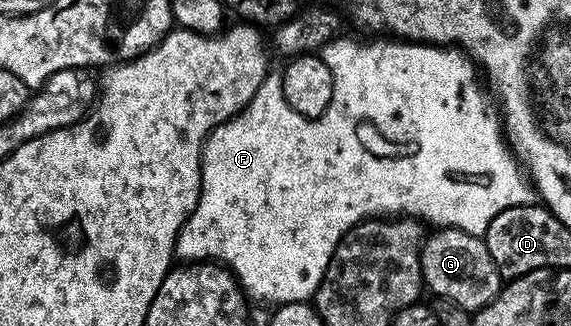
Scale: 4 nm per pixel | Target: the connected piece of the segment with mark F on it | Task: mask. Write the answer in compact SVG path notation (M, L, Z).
M369 37L369 40L345 38L333 39L319 52L334 77L334 93L326 111L318 119L308 119L296 112L284 99L281 75L270 73L265 76L263 85L259 85L255 97L251 97L248 105L234 119L215 128L205 140L201 149L201 196L189 215L189 220L177 234L175 255L178 260L212 261L228 267L240 283L241 290L249 297L313 297L327 273L327 265L339 241L357 223L378 217L408 217L426 224L434 223L432 226L437 229L454 227L463 233L484 236L487 225L491 225L493 218L503 213L503 209L522 207L524 203L534 202L534 188L503 138L503 123L491 102L490 92L479 74L477 64L466 52L453 45L414 43L396 37Z

